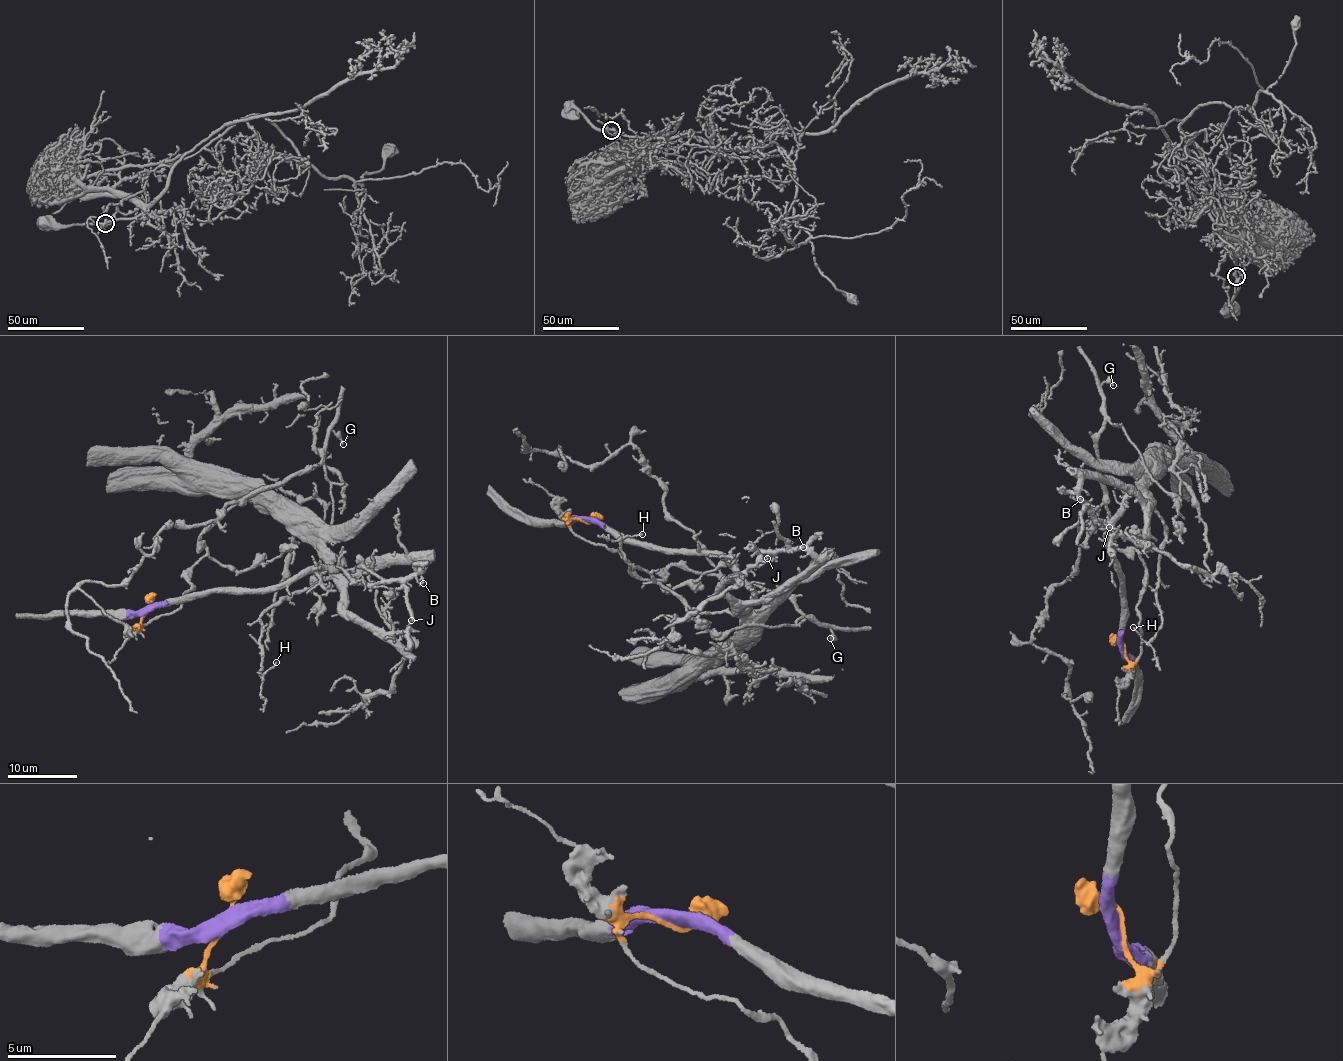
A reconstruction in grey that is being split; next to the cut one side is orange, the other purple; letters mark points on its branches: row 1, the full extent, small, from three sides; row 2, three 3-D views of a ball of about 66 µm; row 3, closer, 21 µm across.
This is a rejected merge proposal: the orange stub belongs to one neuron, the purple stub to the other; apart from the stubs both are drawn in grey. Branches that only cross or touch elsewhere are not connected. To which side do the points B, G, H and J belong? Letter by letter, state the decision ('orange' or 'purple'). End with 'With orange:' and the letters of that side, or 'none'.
B: purple
G: orange
H: purple
J: purple
With orange: G

